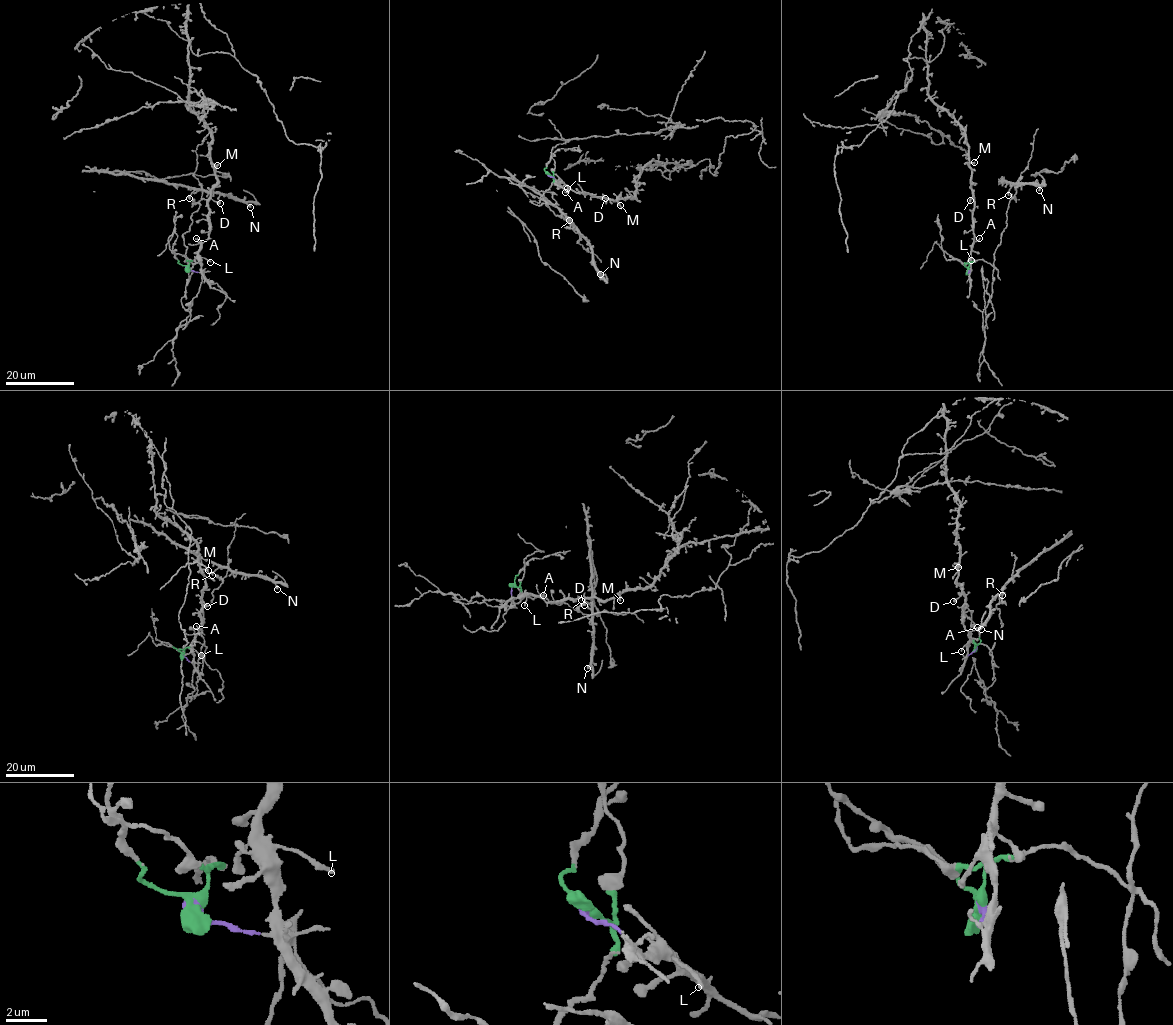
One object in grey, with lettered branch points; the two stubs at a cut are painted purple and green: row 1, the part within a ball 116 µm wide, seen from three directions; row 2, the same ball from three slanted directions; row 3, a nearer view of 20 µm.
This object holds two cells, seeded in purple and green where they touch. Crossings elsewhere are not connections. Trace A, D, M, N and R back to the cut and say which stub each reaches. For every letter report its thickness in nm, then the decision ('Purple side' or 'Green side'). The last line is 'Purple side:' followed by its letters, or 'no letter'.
A: Thickness 180 nm. Purple side
D: Thickness 480 nm. Purple side
M: Thickness 400 nm. Purple side
N: Thickness 440 nm. Green side
R: Thickness 280 nm. Green side
Purple side: A, D, M

